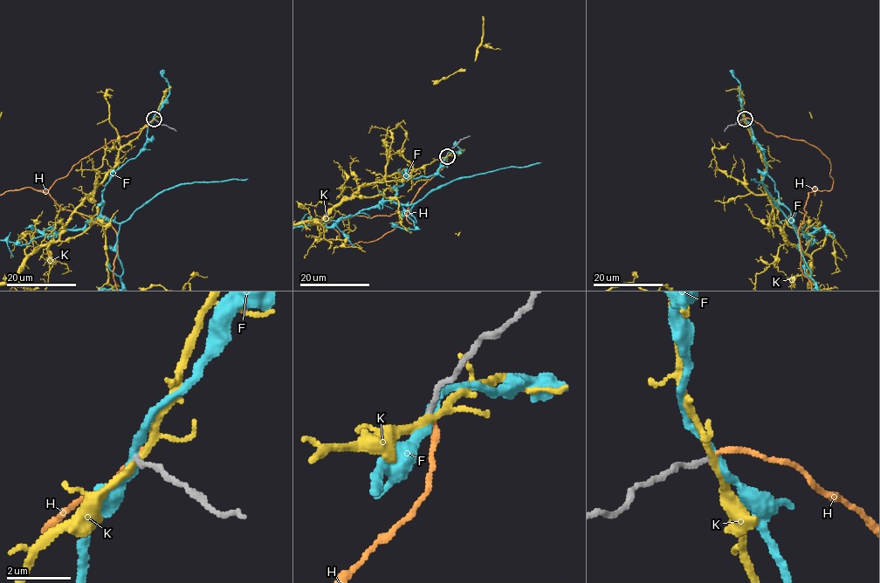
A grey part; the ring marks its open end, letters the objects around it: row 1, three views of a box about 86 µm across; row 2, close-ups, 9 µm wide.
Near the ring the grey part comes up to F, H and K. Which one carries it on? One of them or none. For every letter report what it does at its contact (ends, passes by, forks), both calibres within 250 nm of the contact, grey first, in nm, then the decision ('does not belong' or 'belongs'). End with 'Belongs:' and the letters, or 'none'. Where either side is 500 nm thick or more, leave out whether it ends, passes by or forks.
F: it passes by; 140 nm thick on the grey side, 240 nm on the other; does not belong
H: it ends there; 140 nm thick on the grey side, 160 nm on the other; belongs
K: it forks there; 140 nm thick on the grey side, 180 nm on the other; does not belong
Belongs: H

